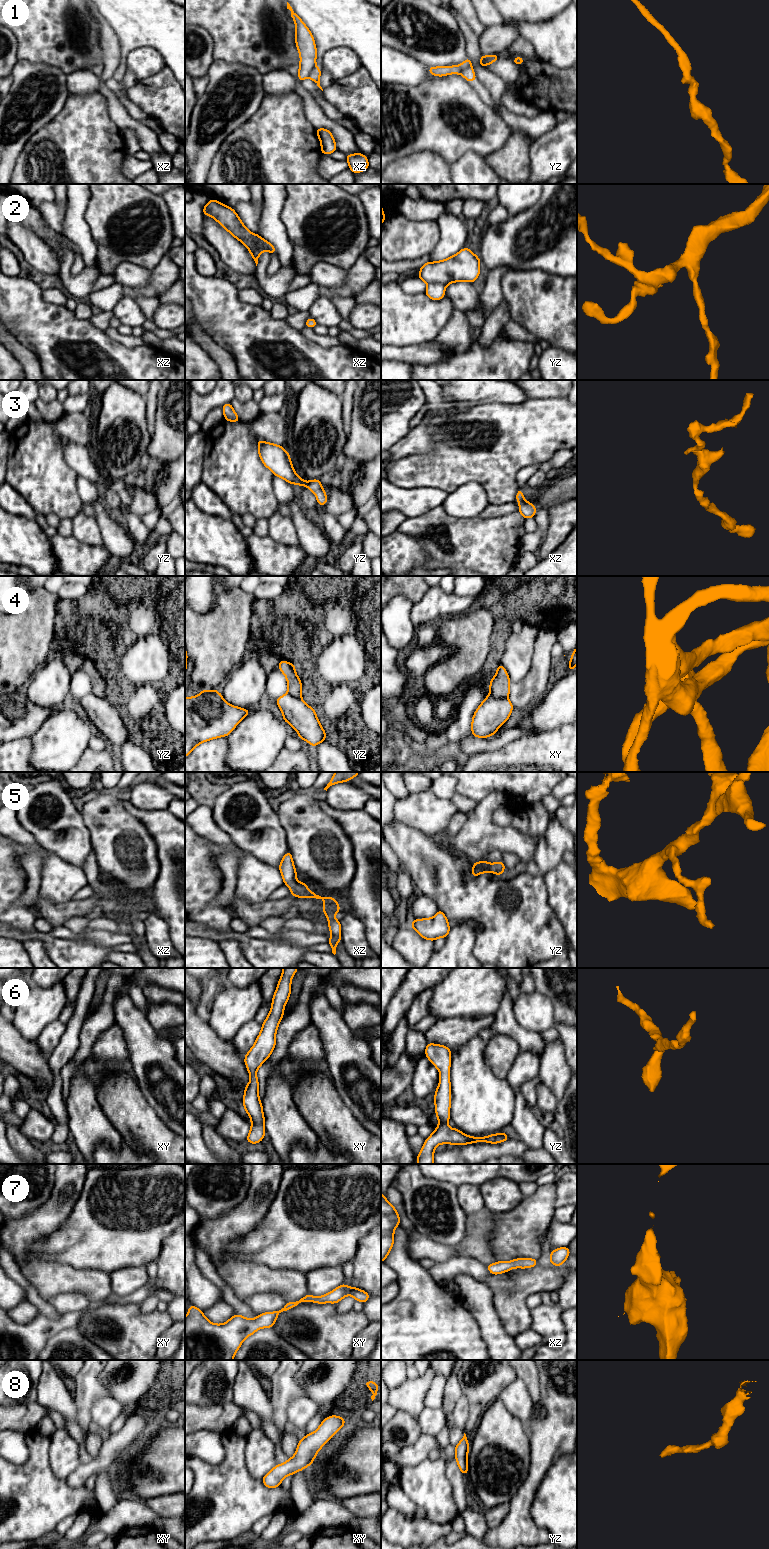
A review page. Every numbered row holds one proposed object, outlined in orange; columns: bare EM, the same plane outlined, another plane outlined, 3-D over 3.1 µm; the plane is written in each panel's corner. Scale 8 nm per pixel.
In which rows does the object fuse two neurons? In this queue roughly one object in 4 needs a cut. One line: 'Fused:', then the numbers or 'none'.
Fused: 2, 4

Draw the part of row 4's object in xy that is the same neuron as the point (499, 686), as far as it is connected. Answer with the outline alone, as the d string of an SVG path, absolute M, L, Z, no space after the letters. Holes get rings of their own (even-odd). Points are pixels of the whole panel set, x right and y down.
M499 664L495 676L490 681L490 694L496 698L508 698L510 679L504 666Z

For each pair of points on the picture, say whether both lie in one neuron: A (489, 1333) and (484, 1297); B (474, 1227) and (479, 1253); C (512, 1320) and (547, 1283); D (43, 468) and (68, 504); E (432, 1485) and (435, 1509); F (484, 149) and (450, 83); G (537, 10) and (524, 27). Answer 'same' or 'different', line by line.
A: same
B: same
C: same
D: same
E: same
F: same
G: different

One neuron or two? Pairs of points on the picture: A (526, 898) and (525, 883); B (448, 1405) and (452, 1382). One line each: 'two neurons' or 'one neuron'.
A: one neuron
B: one neuron

